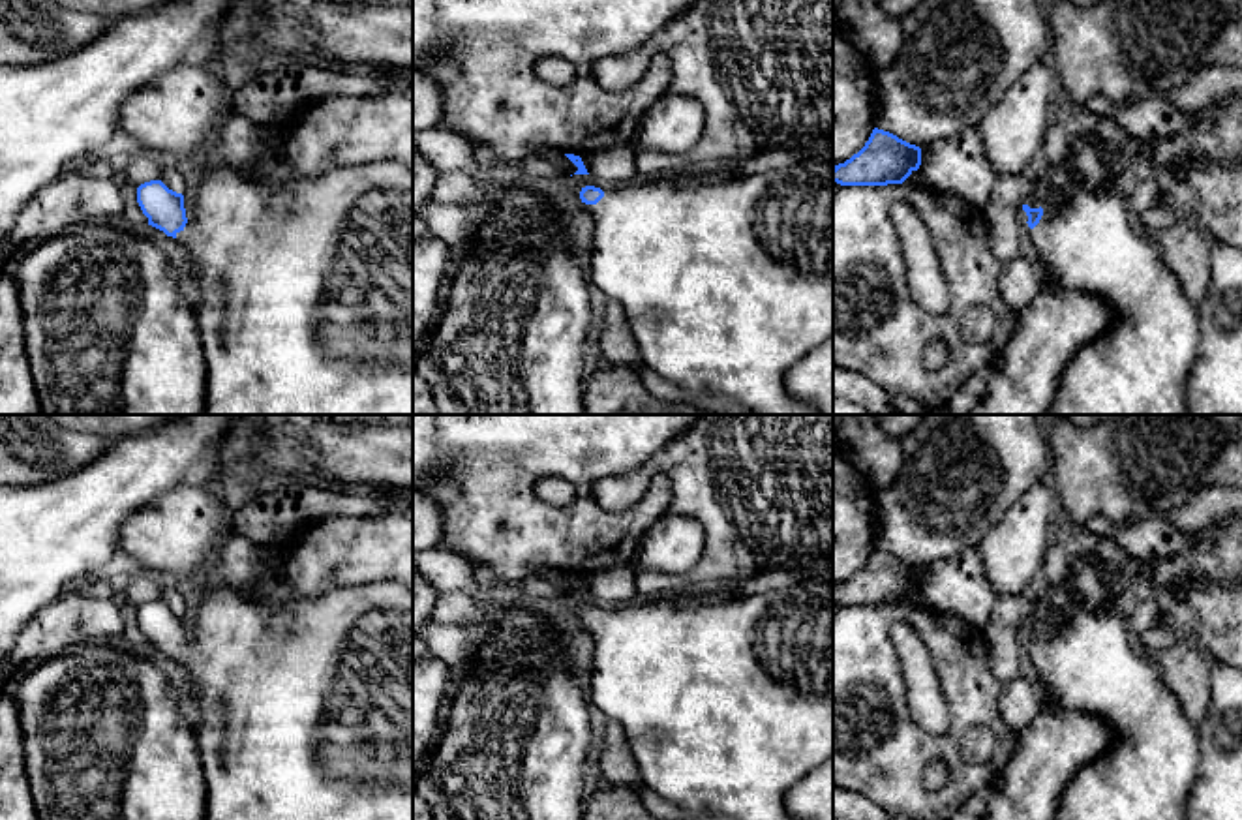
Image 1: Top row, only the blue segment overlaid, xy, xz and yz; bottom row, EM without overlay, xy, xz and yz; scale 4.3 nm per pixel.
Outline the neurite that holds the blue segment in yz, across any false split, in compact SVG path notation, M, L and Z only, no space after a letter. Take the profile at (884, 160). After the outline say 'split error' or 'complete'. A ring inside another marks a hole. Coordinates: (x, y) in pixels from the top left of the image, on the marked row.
M874 128L865 146L833 167L841 186L902 184L921 165L921 148Z | complete

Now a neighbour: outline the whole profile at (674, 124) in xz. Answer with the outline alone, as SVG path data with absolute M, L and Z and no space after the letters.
M666 92L642 118L634 148L659 154L692 150L702 135L705 111L694 98Z

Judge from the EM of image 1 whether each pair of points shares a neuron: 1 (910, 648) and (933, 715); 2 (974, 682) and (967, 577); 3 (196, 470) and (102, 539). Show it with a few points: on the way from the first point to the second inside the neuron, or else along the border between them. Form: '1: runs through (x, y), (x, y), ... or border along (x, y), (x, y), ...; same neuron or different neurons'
1: runs through (918, 665), (925, 698); same neuron
2: border along (929, 608), (955, 614), (982, 629); different neurons
3: runs through (167, 470), (154, 470), (113, 511); same neuron

